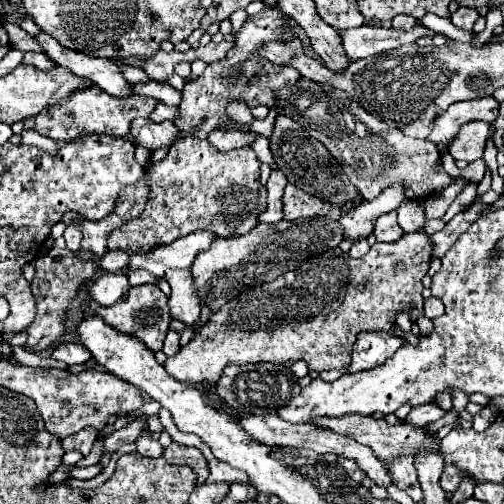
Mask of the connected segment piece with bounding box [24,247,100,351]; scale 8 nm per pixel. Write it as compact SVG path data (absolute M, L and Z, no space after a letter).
M53 247L48 252L34 261L36 275L32 279L31 291L36 299L36 317L27 328L28 339L24 349L28 351L46 351L62 333L64 333L64 317L66 307L76 297L78 287L96 275L96 265L92 261L80 261L78 252L70 251L68 248L60 249Z

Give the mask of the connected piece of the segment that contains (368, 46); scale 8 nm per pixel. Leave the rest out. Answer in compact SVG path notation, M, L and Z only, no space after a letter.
M416 25L410 31L400 29L386 29L386 27L360 27L360 29L348 29L338 33L342 39L342 47L348 55L348 59L358 61L364 57L372 57L396 47L402 47L406 43L414 43L420 37L428 35L432 37L434 31L430 31L424 25Z

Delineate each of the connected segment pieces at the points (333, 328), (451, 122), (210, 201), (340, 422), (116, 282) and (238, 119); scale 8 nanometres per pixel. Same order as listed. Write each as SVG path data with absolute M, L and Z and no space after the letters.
M424 231L402 235L396 243L374 243L370 251L354 259L342 249L324 251L298 269L288 271L274 279L272 283L262 283L242 291L238 297L230 299L216 311L208 323L194 335L194 339L180 347L180 351L170 357L164 369L178 381L192 383L196 387L206 387L218 381L222 369L226 365L246 365L246 363L262 363L270 361L274 365L290 367L296 361L306 361L312 371L328 371L342 369L350 363L352 345L360 331L392 331L390 321L396 319L398 311L406 311L412 321L424 315L422 305L422 277L430 265L432 243Z
M482 97L472 101L460 101L456 105L450 105L448 111L444 111L434 121L434 129L428 135L428 141L442 145L446 151L450 149L450 143L458 137L456 133L460 127L468 121L488 121L494 123L498 117L498 101L494 97Z
M186 137L182 141L176 141L176 145L170 147L168 155L150 171L152 189L146 201L146 209L142 211L142 215L134 217L108 235L108 249L128 249L128 253L148 251L152 249L152 245L168 245L196 229L212 229L212 233L216 233L218 237L240 237L260 223L258 217L266 205L266 189L260 185L258 177L260 161L250 147L222 153L208 139Z
M348 413L344 417L314 417L308 423L316 425L320 429L332 429L334 433L352 437L354 441L372 447L376 451L376 455L380 455L380 459L388 465L388 471L392 473L394 483L402 491L406 491L416 503L422 501L422 489L420 489L420 483L416 477L416 467L414 467L414 453L420 447L436 445L436 441L424 433L424 429L412 429L412 425L406 425L406 423L404 425L388 425L384 419L374 419L374 417L360 415L360 413Z
M120 271L120 273L106 273L96 277L94 283L88 287L88 293L94 301L108 307L108 305L114 305L114 301L118 301L120 297L124 297L128 289L130 289L128 275Z
M232 103L232 105L228 105L228 117L234 123L238 123L238 125L250 125L254 121L248 105L244 105L244 103Z

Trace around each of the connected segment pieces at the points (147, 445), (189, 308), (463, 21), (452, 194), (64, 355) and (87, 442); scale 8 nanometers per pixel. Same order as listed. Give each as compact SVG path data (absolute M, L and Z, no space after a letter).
M148 429L138 437L136 445L138 445L138 453L140 455L146 455L146 457L160 457L162 451L164 451L164 447L156 439L150 437L150 431Z
M168 269L164 277L172 287L172 295L168 299L172 317L184 321L186 325L194 325L200 317L200 297L192 281L192 271L190 269Z
M458 7L456 13L452 13L452 23L460 29L472 29L474 23L478 19L476 9L468 9L468 7Z
M456 177L448 189L444 189L442 193L436 193L436 197L432 195L430 199L424 201L424 207L426 207L426 219L436 219L436 217L442 217L446 213L446 209L450 207L450 203L458 197L458 191L464 189L464 185L468 185L470 181L464 179L464 177Z
M68 343L68 345L58 345L54 349L52 357L58 359L58 361L64 361L68 365L78 365L78 363L86 363L92 355L90 355L90 351L84 345Z
M92 427L92 429L82 429L82 431L66 437L66 439L62 441L62 445L64 445L66 451L78 449L78 451L82 451L84 455L88 455L90 449L92 449L92 443L96 441L96 437L98 437L98 429L94 429L94 427Z

